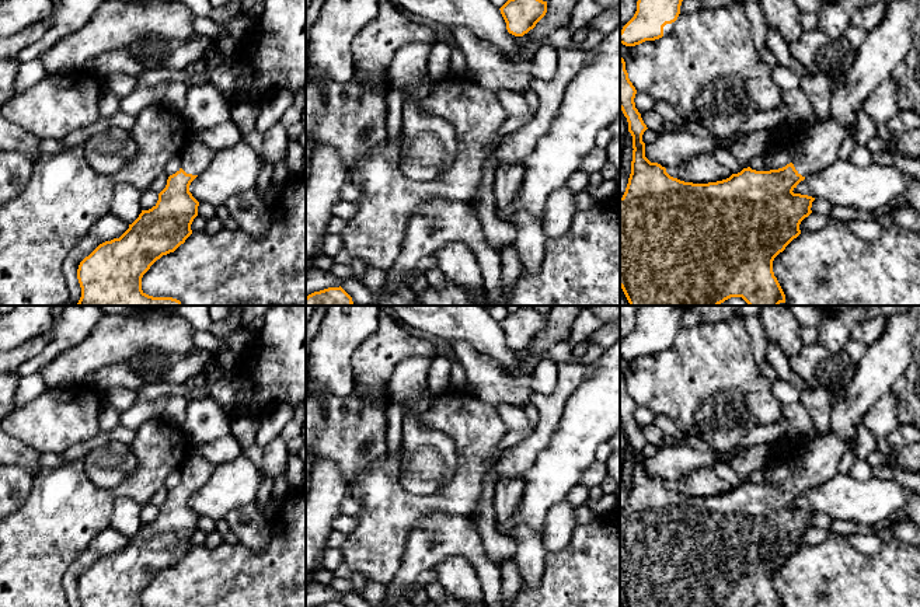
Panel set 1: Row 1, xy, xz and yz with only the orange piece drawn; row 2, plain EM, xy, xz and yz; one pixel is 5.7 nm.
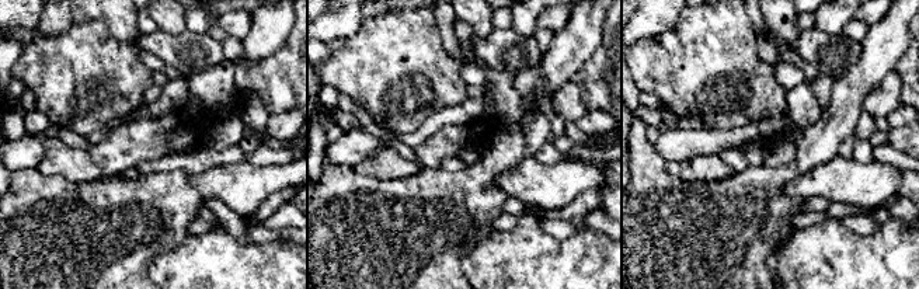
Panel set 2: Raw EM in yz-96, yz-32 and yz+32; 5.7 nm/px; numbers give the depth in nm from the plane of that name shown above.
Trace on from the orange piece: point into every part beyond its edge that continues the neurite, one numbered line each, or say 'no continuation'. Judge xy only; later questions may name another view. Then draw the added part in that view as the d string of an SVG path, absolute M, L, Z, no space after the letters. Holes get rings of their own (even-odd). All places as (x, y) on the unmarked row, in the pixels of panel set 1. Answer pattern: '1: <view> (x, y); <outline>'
1: xy (195, 470); M191 447L191 453L180 468L181 482L187 488L199 489L209 479L213 470L213 464L210 464L206 458L196 453L194 447Z

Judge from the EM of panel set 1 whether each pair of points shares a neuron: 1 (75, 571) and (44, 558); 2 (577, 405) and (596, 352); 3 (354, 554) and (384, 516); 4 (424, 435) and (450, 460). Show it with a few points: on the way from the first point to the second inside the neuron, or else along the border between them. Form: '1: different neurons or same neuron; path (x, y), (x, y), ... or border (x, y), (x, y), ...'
1: different neurons; border (89, 544), (65, 572), (63, 592)
2: different neurons; border (605, 349), (595, 363)
3: same neuron; path (363, 544), (382, 526)
4: same neuron; path (432, 438), (448, 452)

